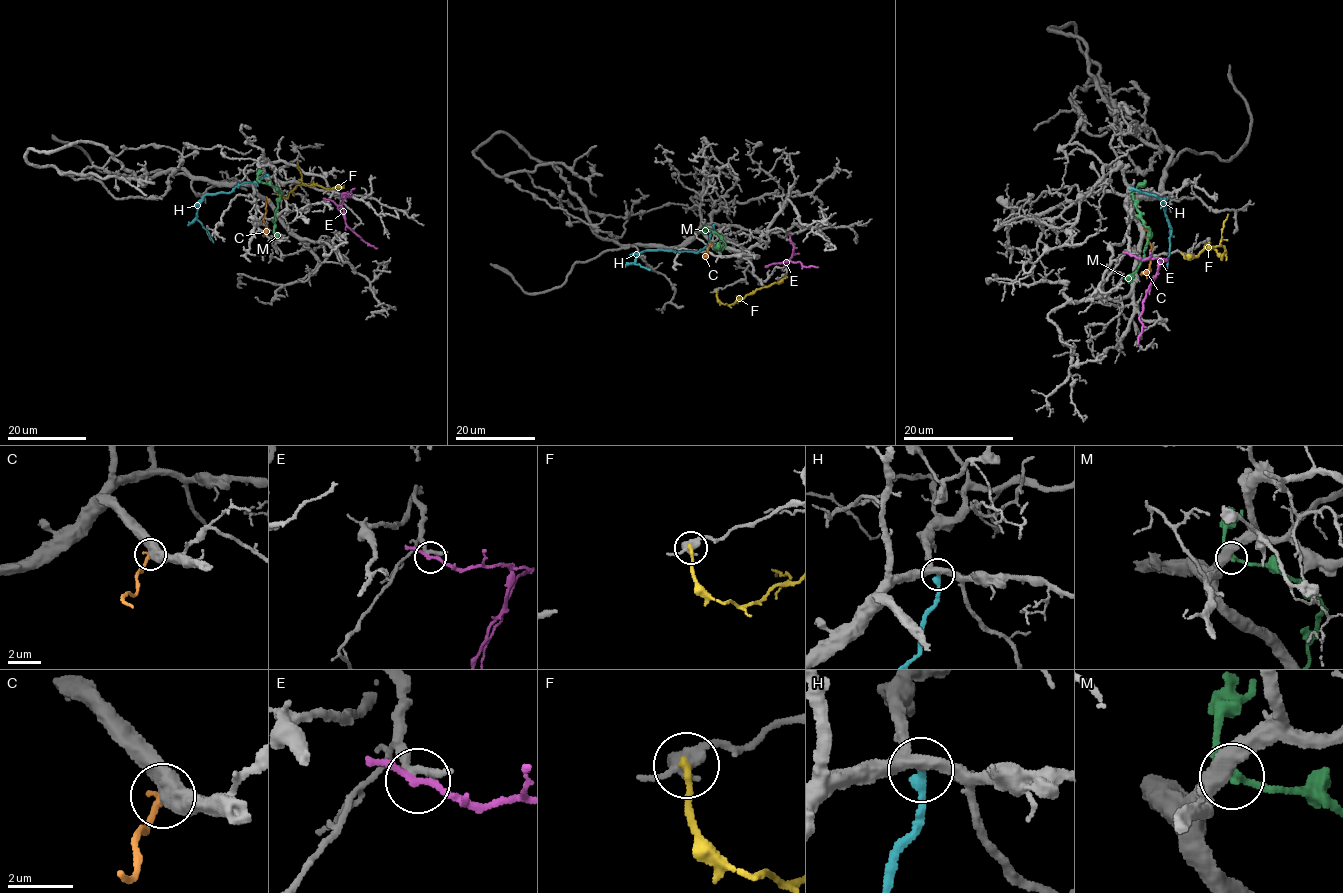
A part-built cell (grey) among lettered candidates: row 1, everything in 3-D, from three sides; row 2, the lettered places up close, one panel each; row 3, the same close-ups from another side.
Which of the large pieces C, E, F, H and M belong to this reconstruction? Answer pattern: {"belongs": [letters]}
{"belongs": []}

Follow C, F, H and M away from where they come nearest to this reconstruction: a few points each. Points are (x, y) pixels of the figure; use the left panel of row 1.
C: (267, 199), (264, 237)
F: (278, 194), (285, 199), (295, 186), (304, 184), (330, 188), (343, 184)
H: (267, 176), (264, 175), (256, 182), (237, 184), (228, 193), (204, 197), (196, 218), (213, 243)
M: (259, 181), (271, 185), (281, 194), (274, 231), (278, 239)

